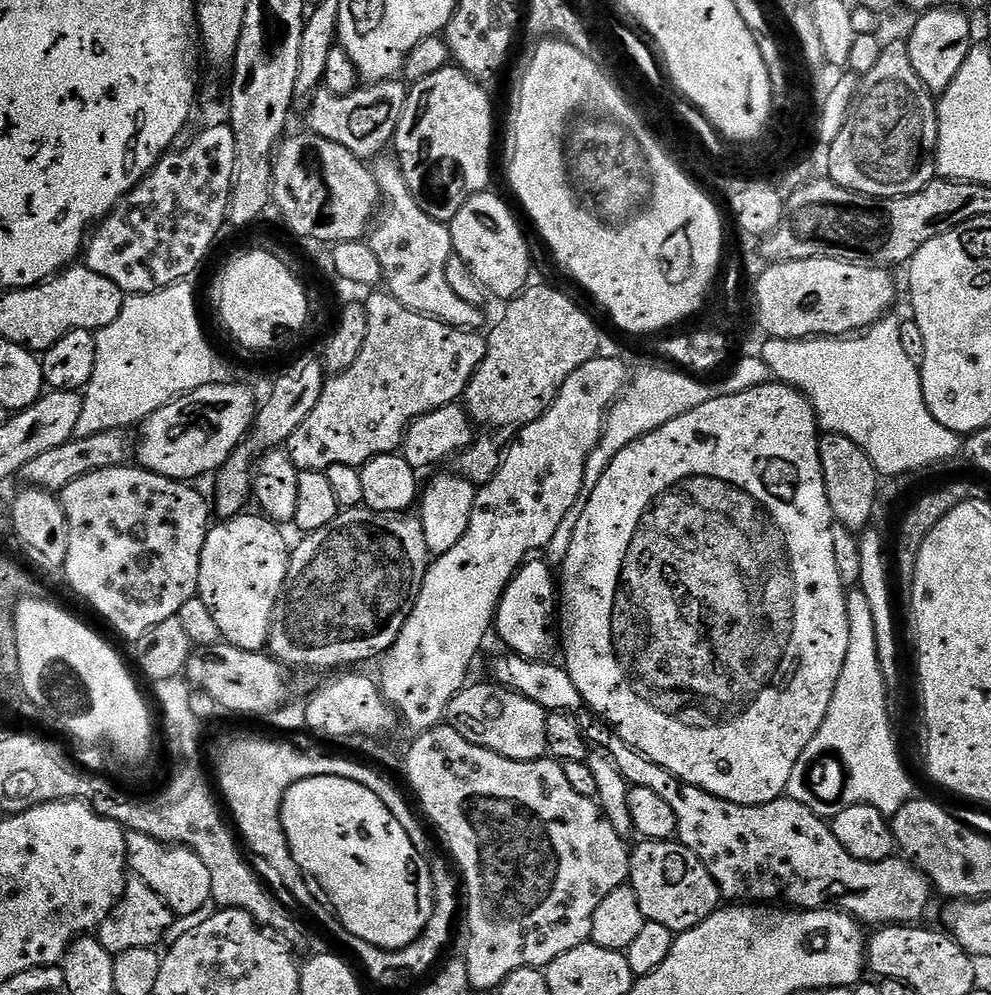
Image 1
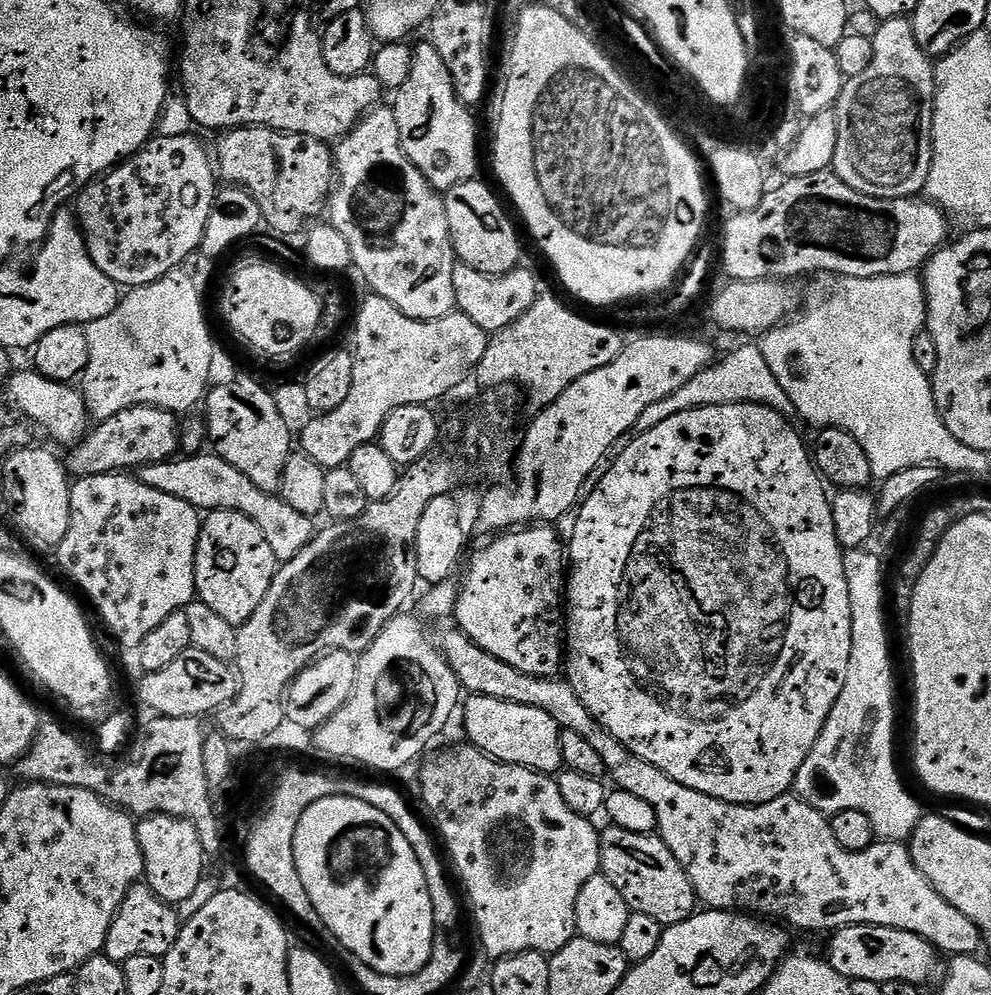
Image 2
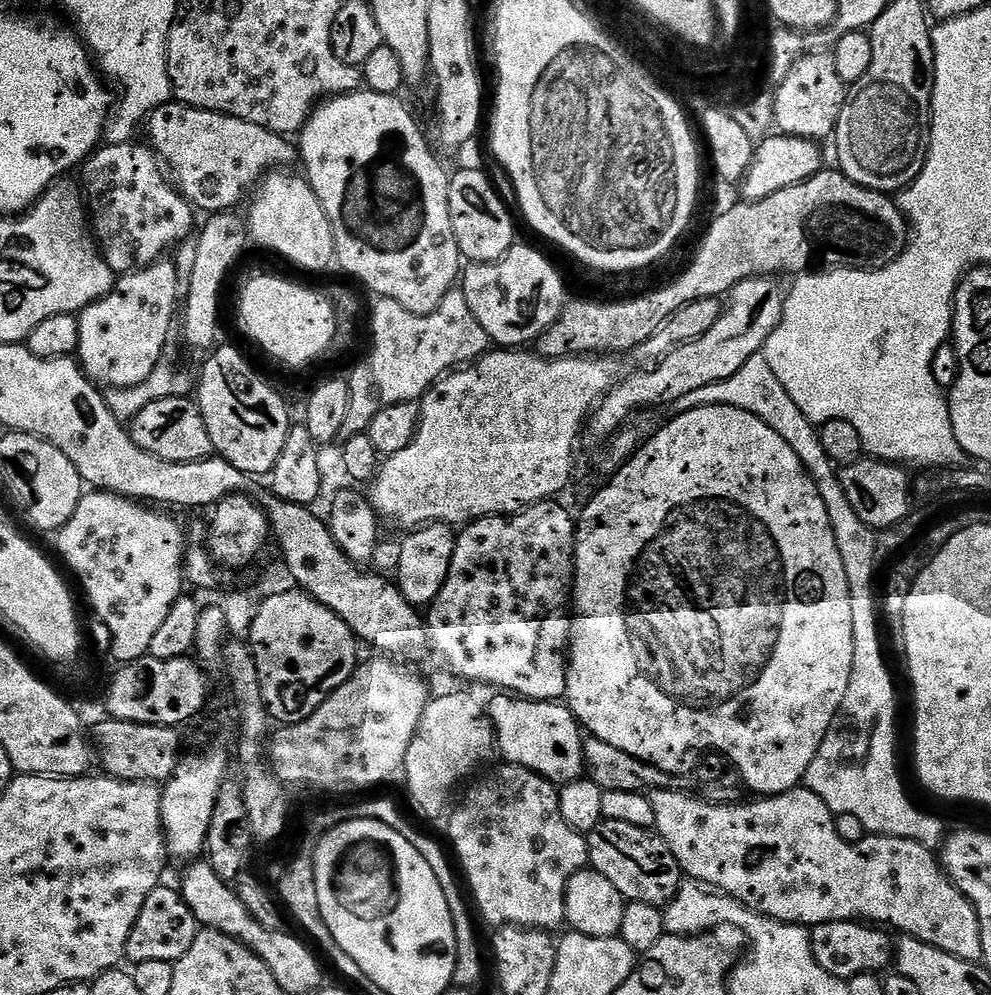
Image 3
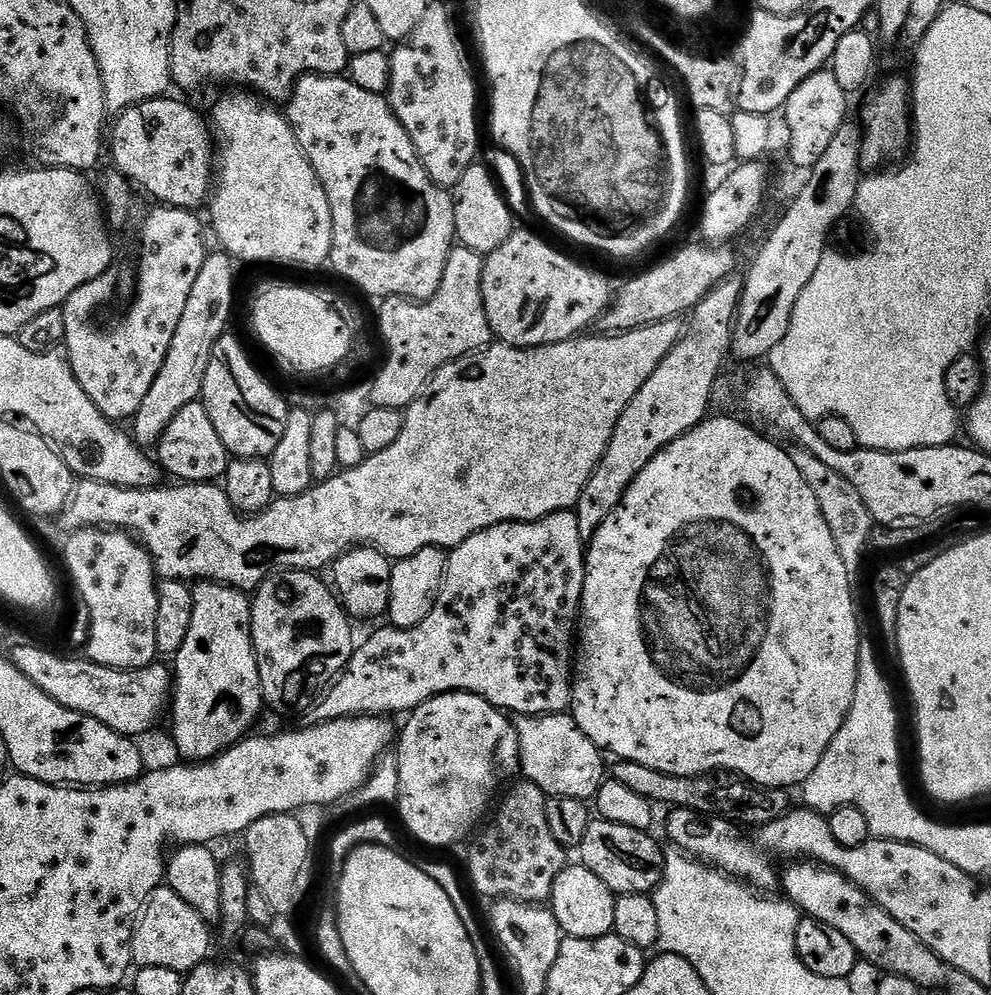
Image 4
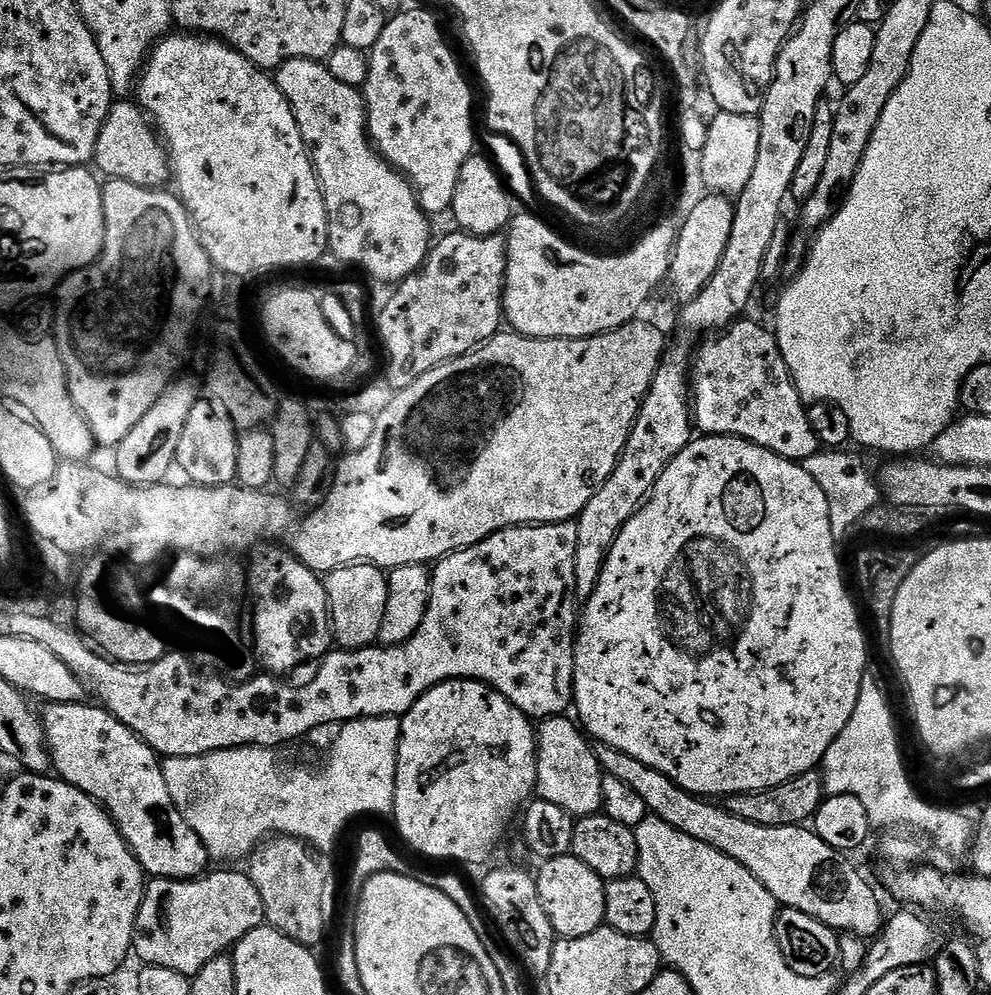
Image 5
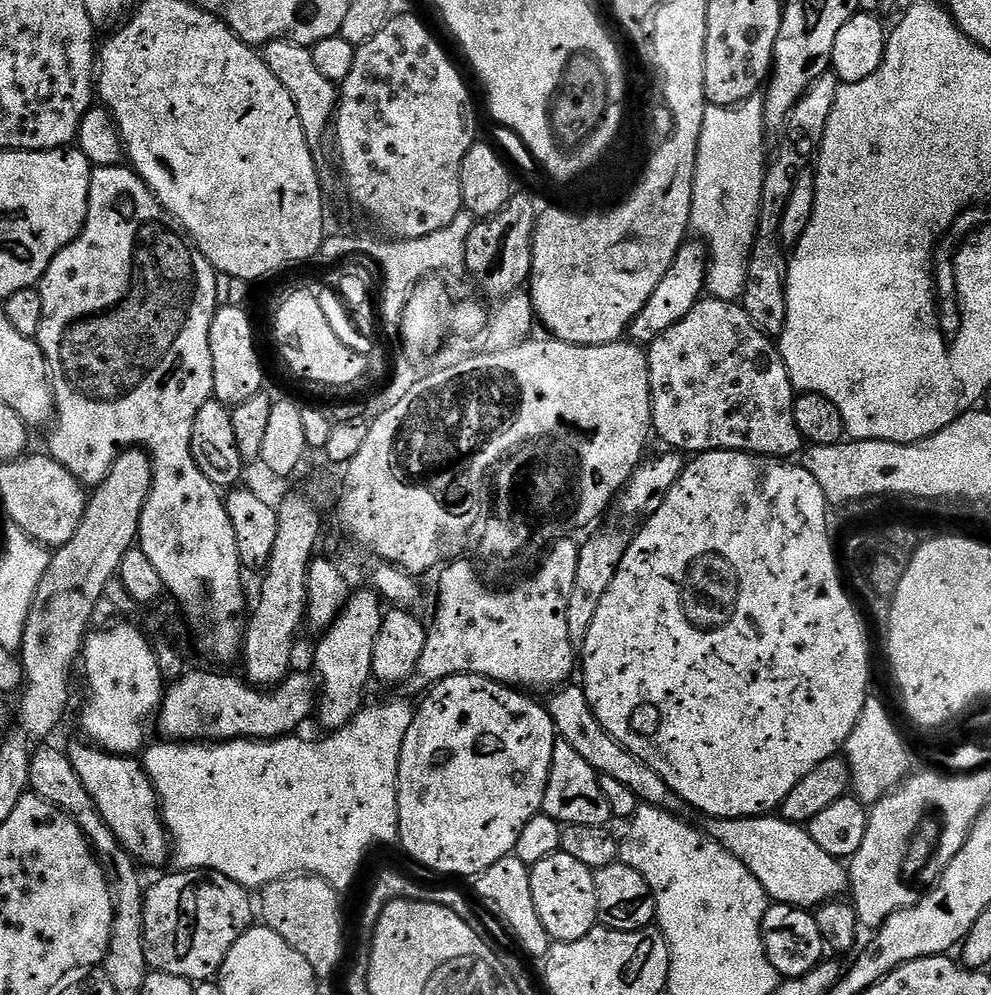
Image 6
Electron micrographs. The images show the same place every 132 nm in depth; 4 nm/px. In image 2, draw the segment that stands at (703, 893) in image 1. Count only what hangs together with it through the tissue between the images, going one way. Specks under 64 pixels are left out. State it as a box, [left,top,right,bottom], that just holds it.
[600,827,698,926]

